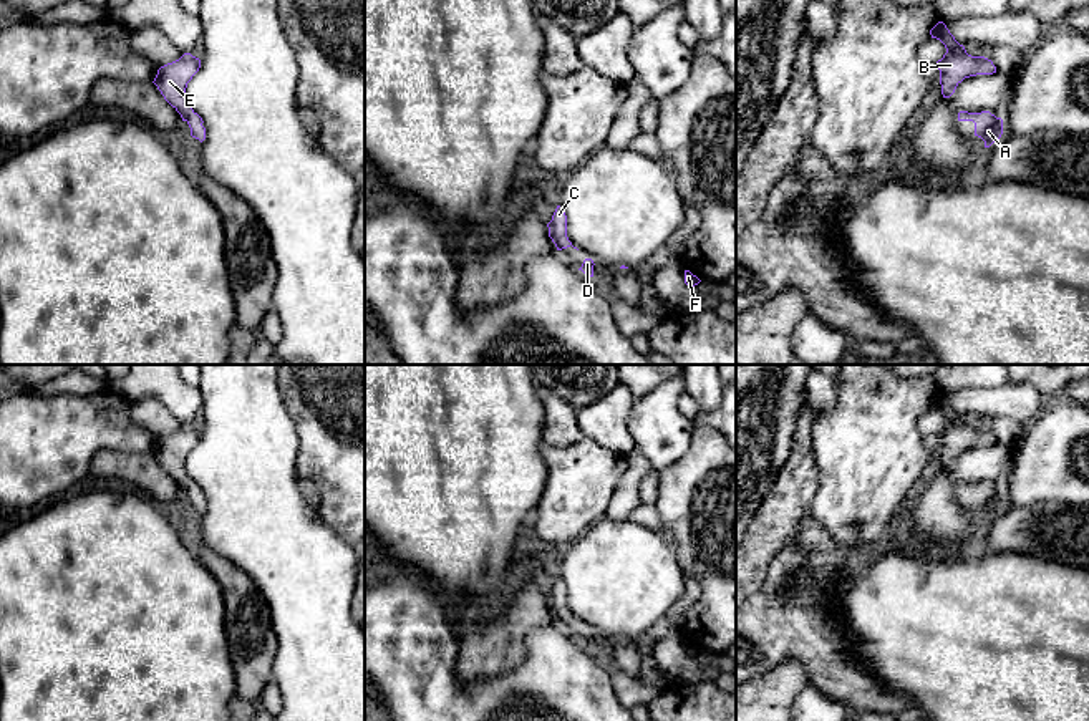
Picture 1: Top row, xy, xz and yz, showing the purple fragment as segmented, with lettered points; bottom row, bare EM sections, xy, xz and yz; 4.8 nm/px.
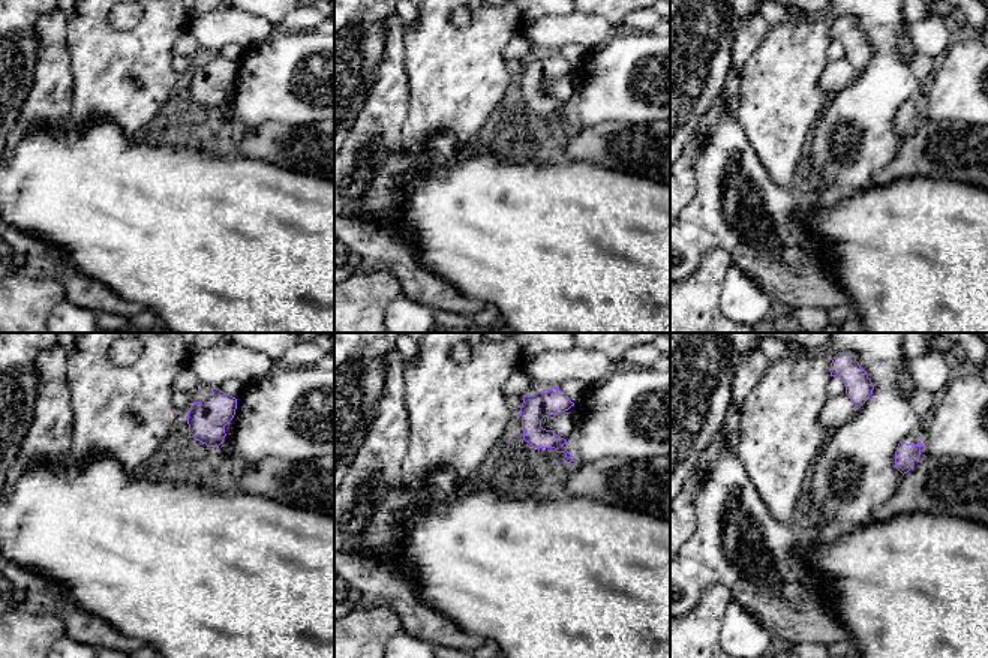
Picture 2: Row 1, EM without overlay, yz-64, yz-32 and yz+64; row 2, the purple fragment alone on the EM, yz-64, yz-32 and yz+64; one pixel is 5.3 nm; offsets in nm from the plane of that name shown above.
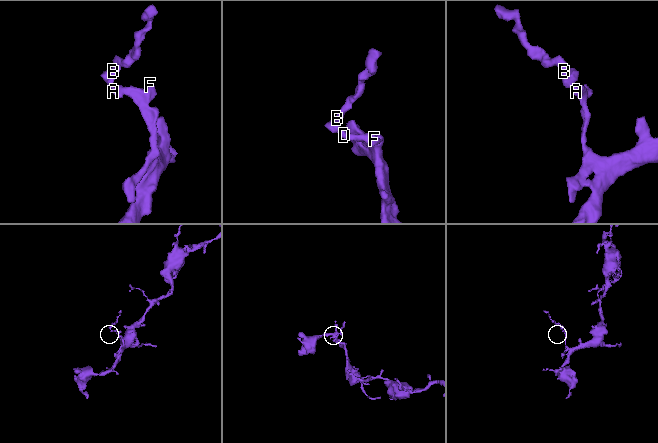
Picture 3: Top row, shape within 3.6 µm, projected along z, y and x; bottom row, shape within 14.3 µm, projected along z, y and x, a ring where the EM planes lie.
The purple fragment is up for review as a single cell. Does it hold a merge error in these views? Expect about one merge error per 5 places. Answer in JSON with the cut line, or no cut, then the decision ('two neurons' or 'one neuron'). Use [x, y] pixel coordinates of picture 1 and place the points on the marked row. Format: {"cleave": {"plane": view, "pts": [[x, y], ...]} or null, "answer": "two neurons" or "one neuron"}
{"cleave": null, "answer": "one neuron"}

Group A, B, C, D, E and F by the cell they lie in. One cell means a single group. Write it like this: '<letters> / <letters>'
A B C D E F

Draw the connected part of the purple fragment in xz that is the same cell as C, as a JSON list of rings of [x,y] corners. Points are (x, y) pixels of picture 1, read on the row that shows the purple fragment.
[[[557,206],[552,220],[547,224],[549,237],[555,244],[557,250],[567,249],[572,242],[567,237],[567,215],[560,206]]]

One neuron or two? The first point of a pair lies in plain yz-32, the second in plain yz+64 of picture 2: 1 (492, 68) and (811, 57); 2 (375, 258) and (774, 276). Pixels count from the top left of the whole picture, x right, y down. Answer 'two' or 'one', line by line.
1: one
2: one

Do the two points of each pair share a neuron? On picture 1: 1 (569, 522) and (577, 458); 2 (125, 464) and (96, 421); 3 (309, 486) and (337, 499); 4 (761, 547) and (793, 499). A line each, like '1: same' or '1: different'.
1: same
2: different
3: different
4: same

